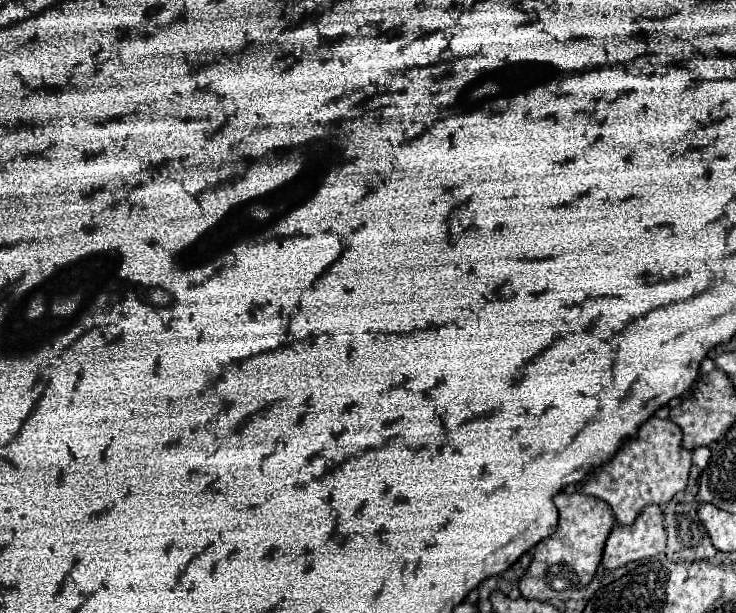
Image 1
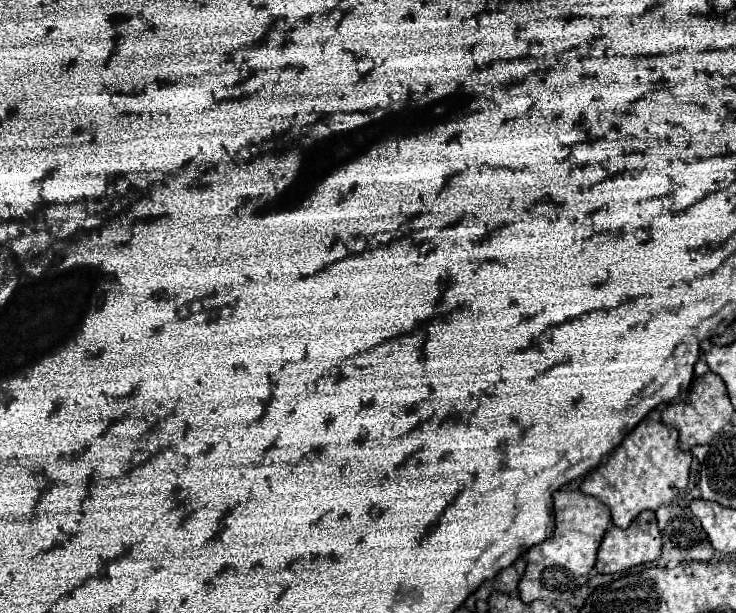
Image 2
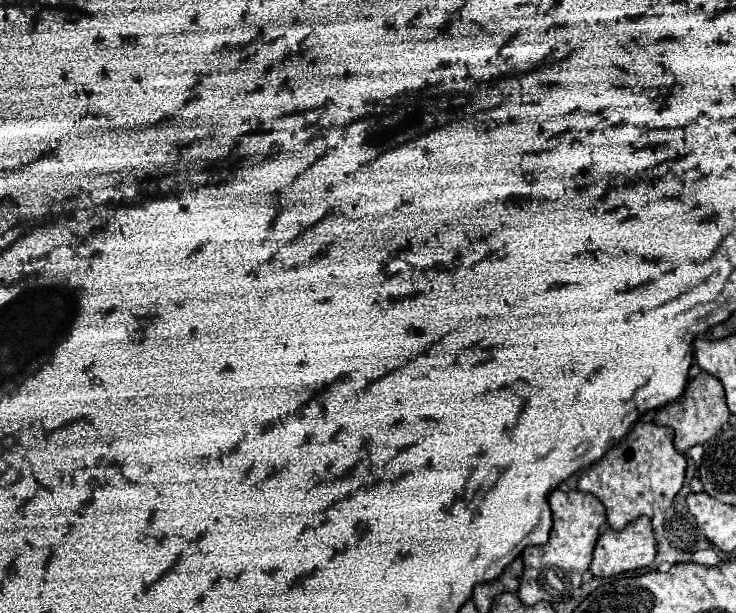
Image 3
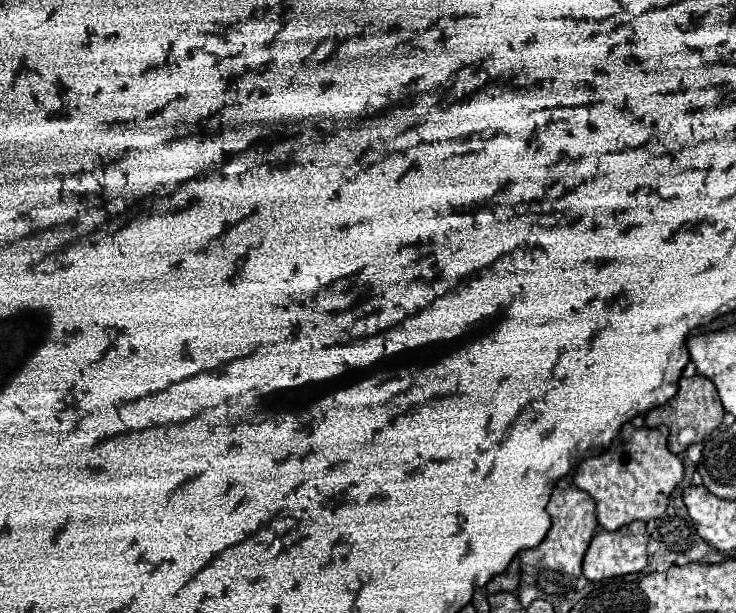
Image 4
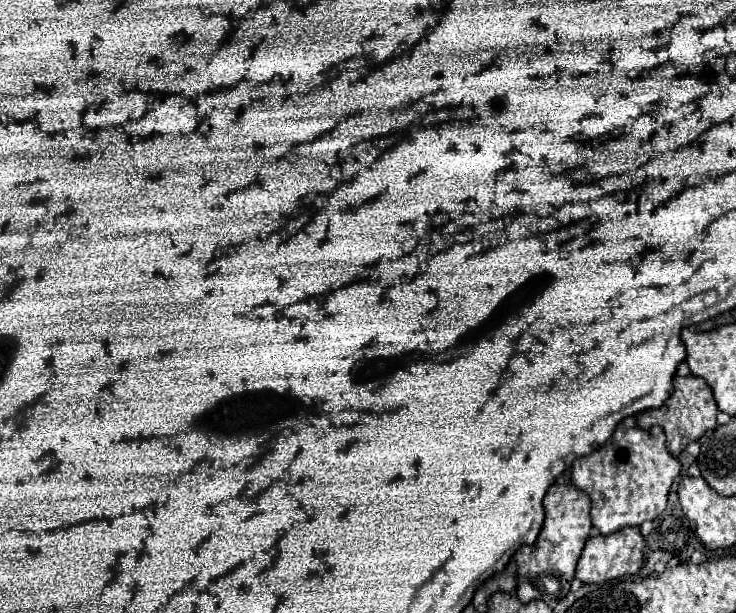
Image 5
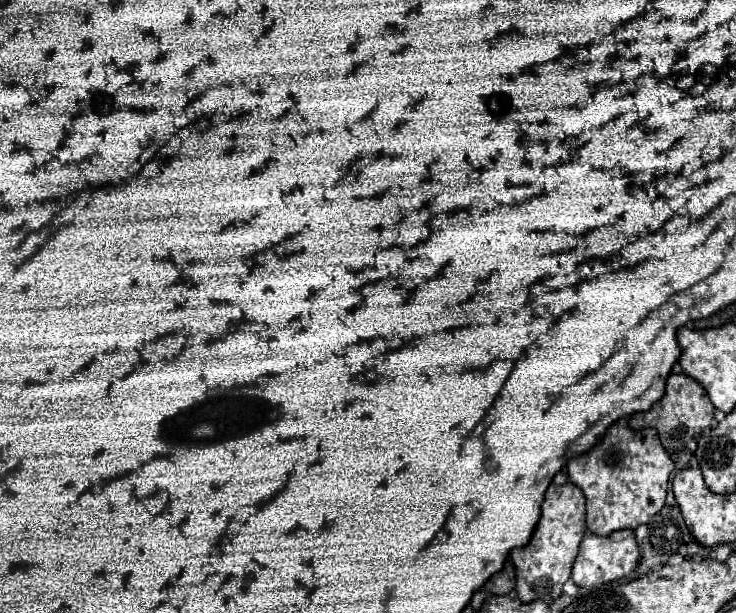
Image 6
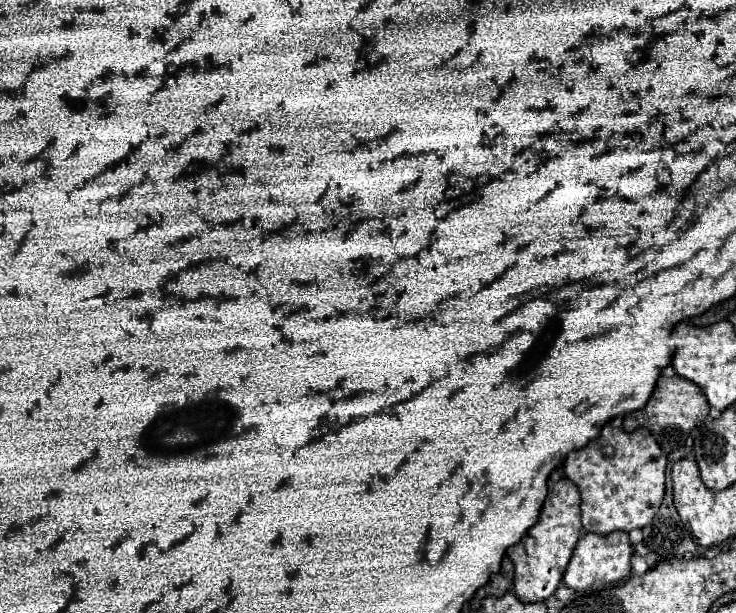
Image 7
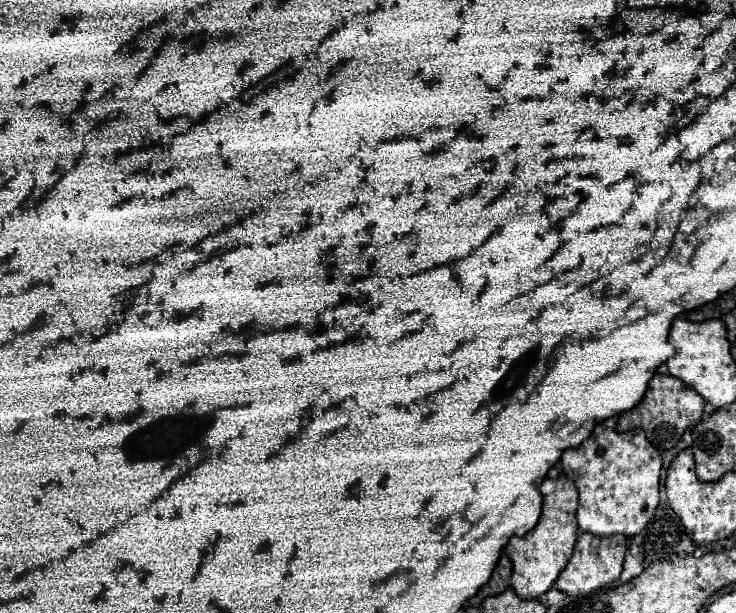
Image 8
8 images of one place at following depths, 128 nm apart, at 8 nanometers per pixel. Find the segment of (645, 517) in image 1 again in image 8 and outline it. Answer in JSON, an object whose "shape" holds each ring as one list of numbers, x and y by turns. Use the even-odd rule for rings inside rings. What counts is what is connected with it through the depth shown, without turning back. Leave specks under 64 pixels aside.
{"shape":[[582,534,574,546,574,554,568,560,566,568,556,580,556,588,568,596,586,596,592,594,594,590,612,584,618,580,622,572,622,562,624,562,624,552,626,552,626,536,610,536,608,542,600,540,594,534]]}

